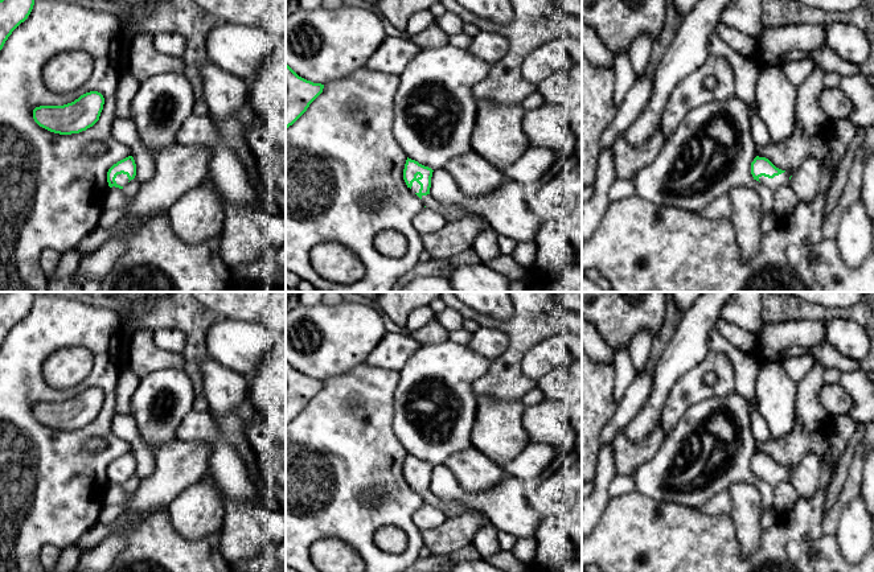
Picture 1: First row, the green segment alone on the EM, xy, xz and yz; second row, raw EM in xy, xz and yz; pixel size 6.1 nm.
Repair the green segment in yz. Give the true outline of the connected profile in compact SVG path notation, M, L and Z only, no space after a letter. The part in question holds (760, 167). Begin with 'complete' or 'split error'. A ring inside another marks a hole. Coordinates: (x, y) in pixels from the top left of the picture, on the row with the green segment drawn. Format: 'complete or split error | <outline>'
split error | M756 156L751 162L754 180L775 192L779 186L789 184L791 174L776 168L768 159Z

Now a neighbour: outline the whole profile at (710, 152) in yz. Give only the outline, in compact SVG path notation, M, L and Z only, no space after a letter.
M738 96L690 110L672 136L665 139L657 157L633 176L635 197L699 213L719 196L739 186L750 186L762 198L762 213L770 214L774 210L774 192L751 174L751 162L758 156L751 131L752 114L758 114L758 104L750 107Z

